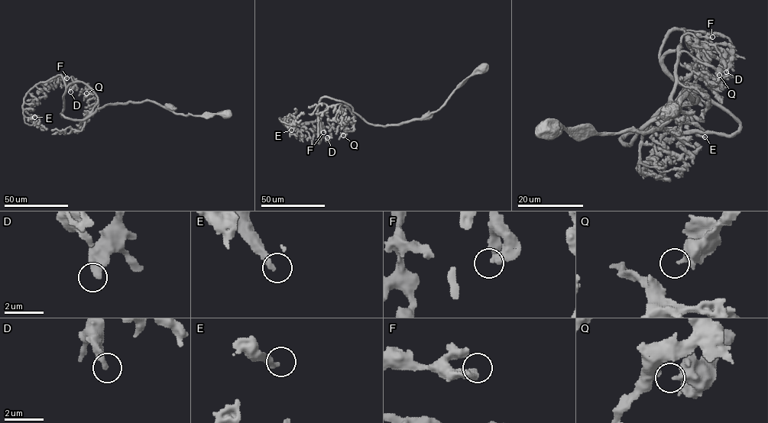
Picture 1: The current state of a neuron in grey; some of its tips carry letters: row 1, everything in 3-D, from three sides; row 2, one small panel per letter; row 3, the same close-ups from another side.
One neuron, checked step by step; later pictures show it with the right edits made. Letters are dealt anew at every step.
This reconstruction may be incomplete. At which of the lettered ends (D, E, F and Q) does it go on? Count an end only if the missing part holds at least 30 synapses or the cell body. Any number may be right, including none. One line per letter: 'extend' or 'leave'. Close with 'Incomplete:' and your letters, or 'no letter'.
D: leave
E: leave
F: leave
Q: leave
Incomplete: no letter

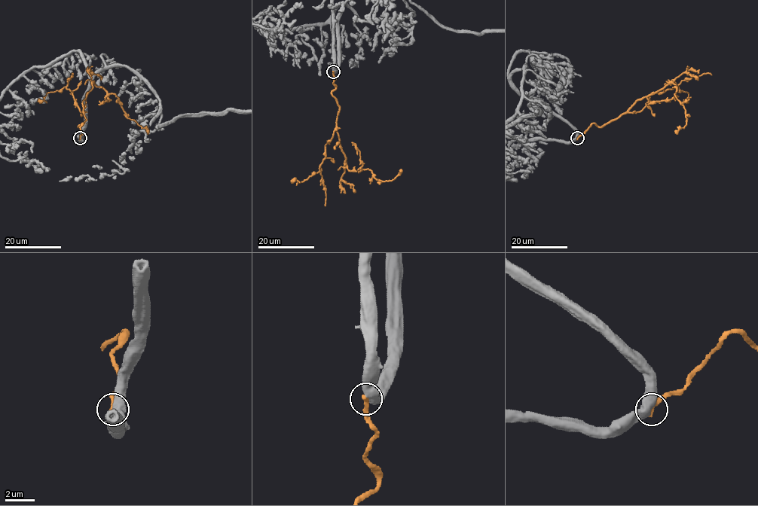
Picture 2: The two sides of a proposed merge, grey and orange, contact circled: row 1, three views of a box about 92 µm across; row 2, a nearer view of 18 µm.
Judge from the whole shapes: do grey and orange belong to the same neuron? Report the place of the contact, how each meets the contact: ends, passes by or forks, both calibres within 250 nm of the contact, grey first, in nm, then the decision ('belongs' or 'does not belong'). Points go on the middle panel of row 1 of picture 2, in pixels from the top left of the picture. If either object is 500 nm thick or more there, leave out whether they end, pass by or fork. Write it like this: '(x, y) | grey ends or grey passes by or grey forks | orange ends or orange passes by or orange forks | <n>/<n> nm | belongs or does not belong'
(333, 71) | 600/360 nm | does not belong

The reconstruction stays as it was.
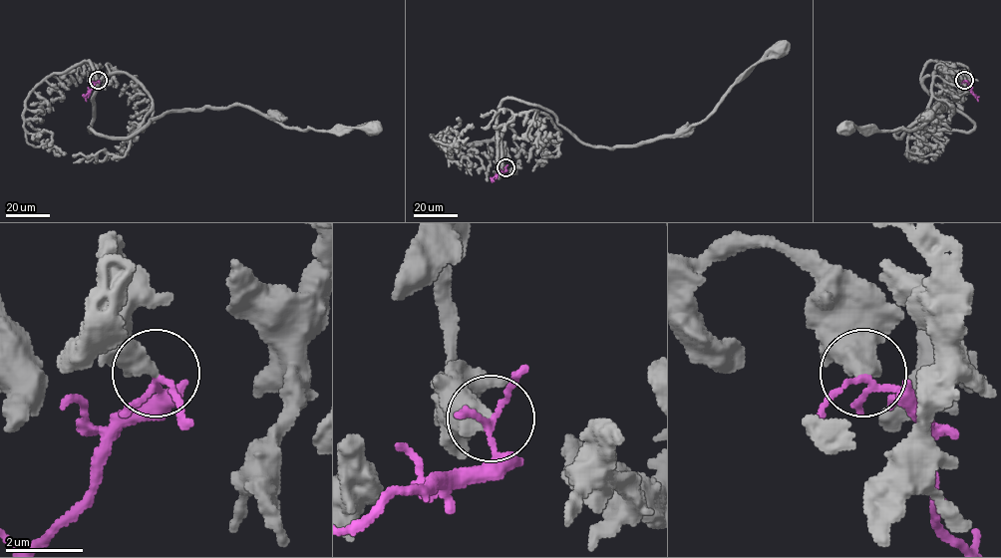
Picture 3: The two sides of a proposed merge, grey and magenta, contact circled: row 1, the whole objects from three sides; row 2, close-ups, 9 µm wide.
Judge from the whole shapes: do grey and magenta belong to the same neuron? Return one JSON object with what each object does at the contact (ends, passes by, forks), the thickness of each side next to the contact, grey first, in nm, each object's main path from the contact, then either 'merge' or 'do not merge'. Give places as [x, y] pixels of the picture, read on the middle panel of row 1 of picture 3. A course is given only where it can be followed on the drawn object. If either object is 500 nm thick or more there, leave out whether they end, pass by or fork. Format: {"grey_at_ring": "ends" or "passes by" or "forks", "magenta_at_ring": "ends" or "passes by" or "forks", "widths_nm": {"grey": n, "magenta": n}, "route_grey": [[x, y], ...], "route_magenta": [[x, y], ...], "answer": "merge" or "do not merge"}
{"widths_nm": {"grey": 600, "magenta": 130}, "route_grey": [[505, 167], [503, 125], [499, 177], [507, 98], [551, 112], [585, 143], [637, 145], [702, 122], [781, 49]], "route_magenta": [[505, 167], [492, 178], [494, 181]], "answer": "do not merge"}

